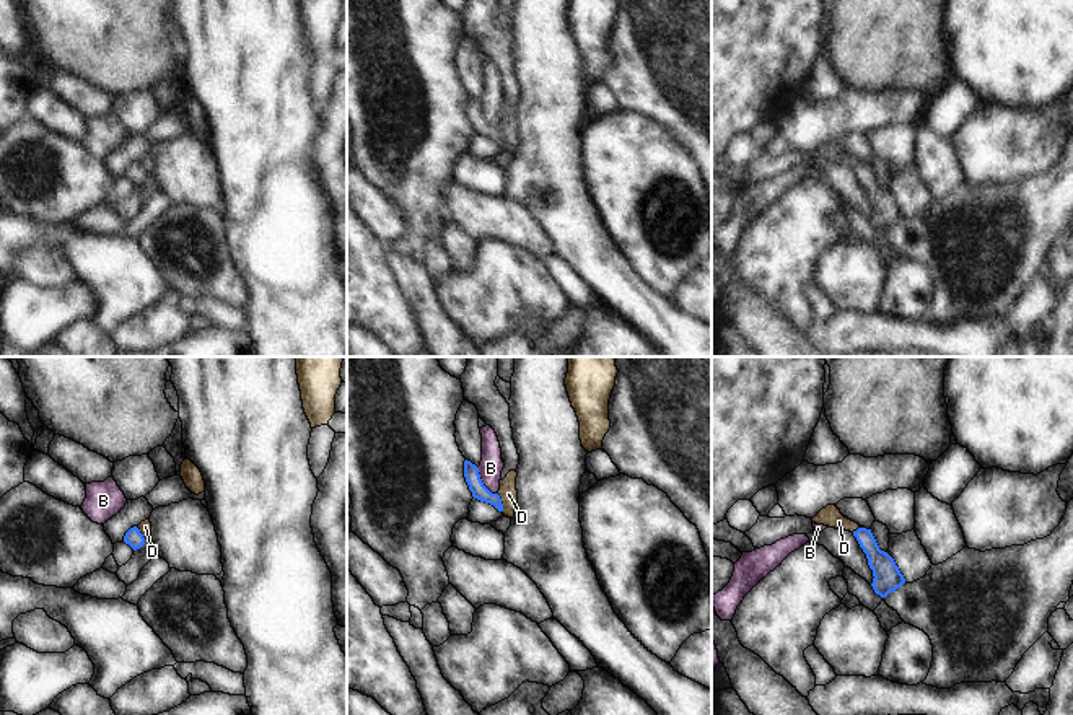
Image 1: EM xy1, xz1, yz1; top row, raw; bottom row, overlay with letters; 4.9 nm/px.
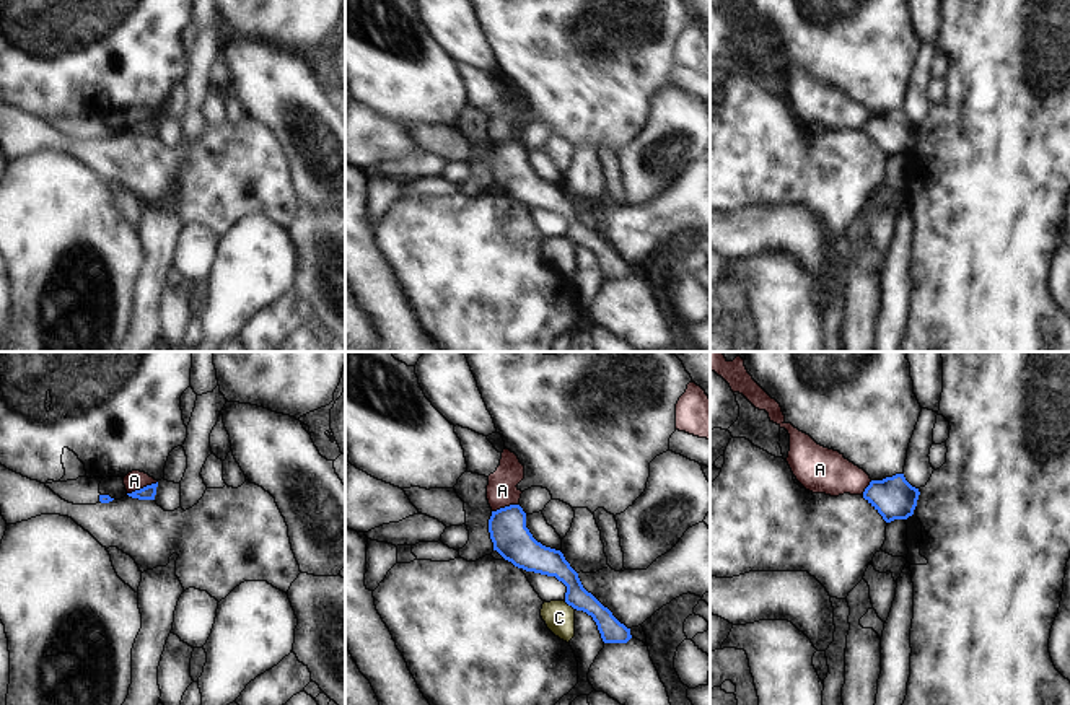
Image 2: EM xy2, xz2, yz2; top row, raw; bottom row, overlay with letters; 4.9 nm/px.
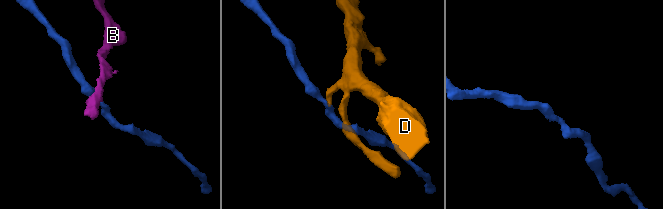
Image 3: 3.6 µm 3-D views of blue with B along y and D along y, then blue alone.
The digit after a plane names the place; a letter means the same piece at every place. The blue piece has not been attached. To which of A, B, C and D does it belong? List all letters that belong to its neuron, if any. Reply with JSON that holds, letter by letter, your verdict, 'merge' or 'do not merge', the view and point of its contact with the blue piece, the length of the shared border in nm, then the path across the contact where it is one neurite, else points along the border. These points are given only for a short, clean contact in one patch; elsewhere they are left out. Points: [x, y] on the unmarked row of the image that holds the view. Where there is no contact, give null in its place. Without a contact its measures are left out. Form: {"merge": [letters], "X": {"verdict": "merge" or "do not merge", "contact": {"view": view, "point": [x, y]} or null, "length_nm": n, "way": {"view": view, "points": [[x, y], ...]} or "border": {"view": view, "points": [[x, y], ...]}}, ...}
{"merge": [], "A": {"verdict": "do not merge", "contact": {"view": "xy2", "point": [144, 122]}, "length_nm": 170, "border": {"view": "xy2", "points": [[157, 116], [127, 129]]}}, "B": {"verdict": "do not merge", "contact": {"view": "xz1", "point": [482, 118]}, "length_nm": 170, "border": {"view": "xz1", "points": [[477, 103], [481, 116], [497, 129]]}}, "C": {"verdict": "do not merge", "contact": {"view": "xz2", "point": [569, 240]}, "length_nm": 70, "border": {"view": "xz2", "points": [[564, 236], [574, 245]]}}, "D": {"verdict": "do not merge", "contact": {"view": "xz1", "point": [500, 137]}, "length_nm": 90, "border": {"view": "xz1", "points": [[497, 129], [503, 145]]}}}

